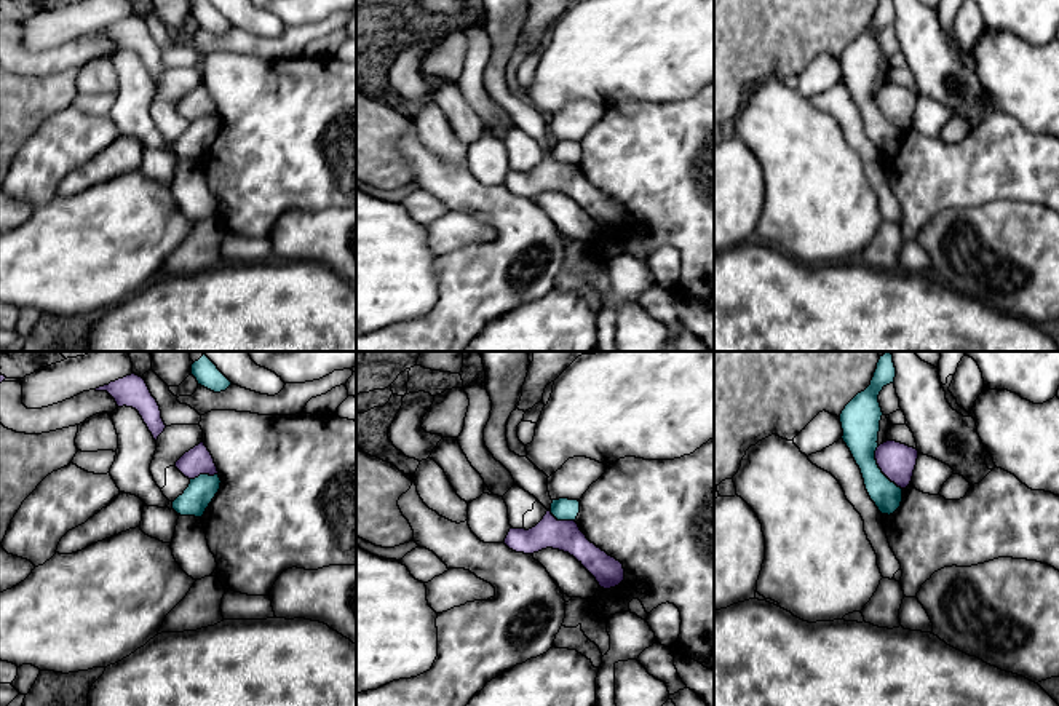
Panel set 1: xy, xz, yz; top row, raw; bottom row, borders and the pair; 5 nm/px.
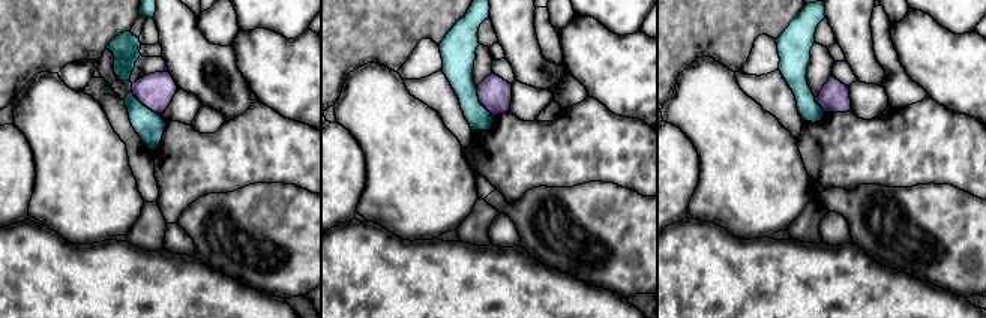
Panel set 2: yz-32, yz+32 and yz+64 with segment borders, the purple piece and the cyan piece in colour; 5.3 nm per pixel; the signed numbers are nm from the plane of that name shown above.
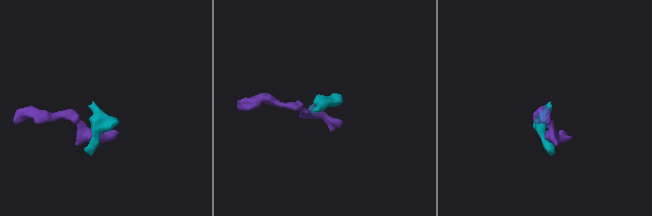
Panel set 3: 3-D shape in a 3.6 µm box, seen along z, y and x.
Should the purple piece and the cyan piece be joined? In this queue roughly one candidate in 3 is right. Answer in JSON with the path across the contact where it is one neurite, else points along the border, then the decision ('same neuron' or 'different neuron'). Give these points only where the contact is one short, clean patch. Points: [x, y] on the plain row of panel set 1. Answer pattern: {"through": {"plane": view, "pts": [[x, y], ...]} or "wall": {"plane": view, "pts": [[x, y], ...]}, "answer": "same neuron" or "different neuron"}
{"wall": {"plane": "yz", "pts": [[877, 88], [877, 109], [901, 131]]}, "answer": "different neuron"}

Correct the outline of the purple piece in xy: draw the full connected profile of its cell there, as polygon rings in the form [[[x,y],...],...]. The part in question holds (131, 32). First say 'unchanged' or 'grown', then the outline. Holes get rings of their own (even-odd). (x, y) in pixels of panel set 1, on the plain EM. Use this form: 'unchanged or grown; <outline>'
unchanged; [[[131,16],[99,29],[96,34],[107,34],[118,50],[126,48],[136,51],[155,83],[165,73],[166,67],[161,61],[160,48],[142,19]]]

